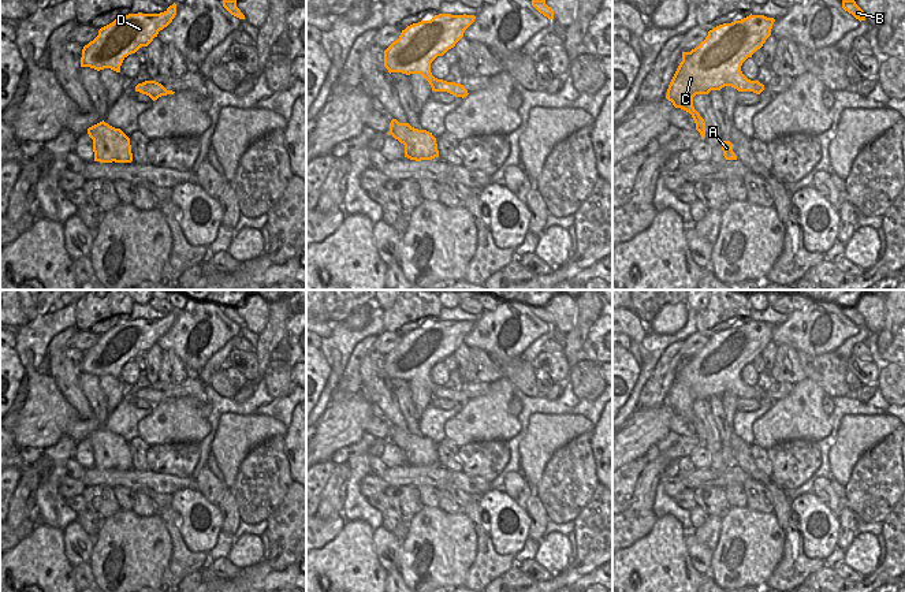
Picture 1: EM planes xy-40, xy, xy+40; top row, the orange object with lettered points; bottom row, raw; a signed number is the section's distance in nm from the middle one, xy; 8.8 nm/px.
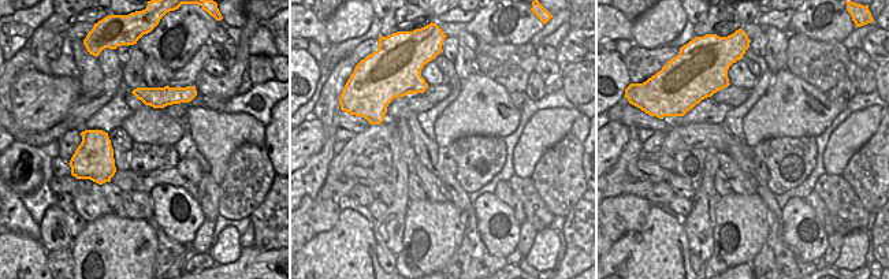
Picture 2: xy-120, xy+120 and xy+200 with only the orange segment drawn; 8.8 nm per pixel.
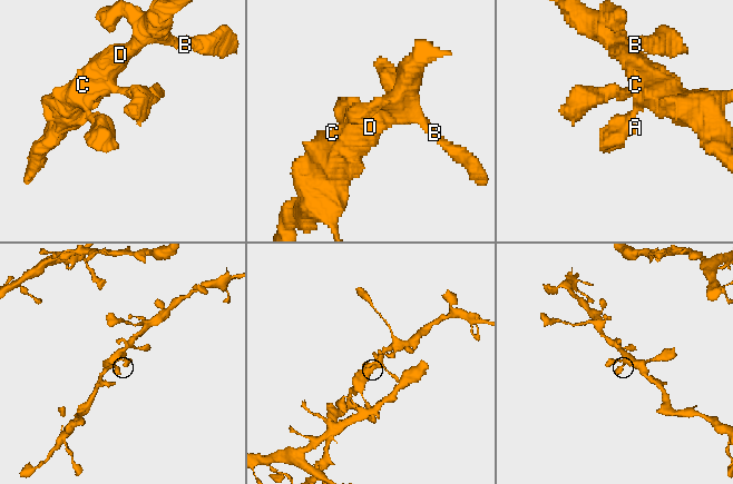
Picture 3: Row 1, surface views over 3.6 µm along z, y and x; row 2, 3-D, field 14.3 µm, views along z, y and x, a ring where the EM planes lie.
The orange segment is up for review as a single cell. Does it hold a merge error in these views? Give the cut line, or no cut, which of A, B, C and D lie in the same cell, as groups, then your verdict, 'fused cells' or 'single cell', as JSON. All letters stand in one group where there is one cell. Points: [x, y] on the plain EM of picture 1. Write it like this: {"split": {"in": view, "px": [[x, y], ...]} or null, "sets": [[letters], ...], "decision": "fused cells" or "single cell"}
{"split": null, "sets": [["A", "B", "C", "D"]], "decision": "single cell"}

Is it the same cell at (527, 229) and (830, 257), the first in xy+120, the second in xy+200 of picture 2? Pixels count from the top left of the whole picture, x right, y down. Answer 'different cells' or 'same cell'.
same cell

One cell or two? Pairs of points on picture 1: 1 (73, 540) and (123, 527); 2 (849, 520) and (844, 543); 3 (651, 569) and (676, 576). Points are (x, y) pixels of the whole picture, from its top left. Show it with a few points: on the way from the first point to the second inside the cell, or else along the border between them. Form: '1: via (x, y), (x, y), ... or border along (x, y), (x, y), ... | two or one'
1: border along (93, 537), (92, 557), (88, 561) | two
2: via (848, 525), (845, 537) | one
3: via (656, 570), (662, 576), (670, 576) | one

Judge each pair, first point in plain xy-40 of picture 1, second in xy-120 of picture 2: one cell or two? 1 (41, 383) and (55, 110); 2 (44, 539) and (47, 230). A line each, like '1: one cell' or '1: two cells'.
1: one cell
2: two cells

